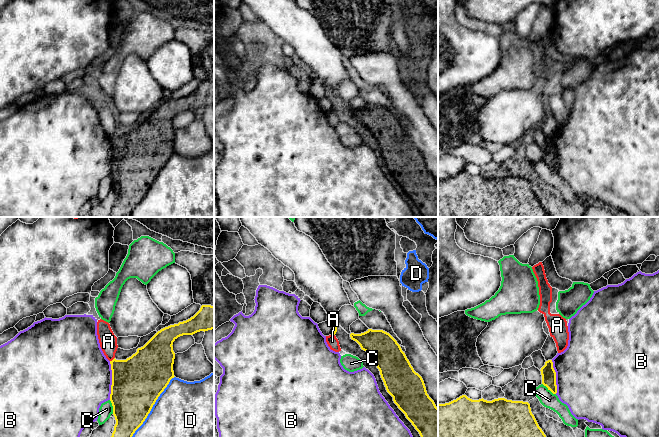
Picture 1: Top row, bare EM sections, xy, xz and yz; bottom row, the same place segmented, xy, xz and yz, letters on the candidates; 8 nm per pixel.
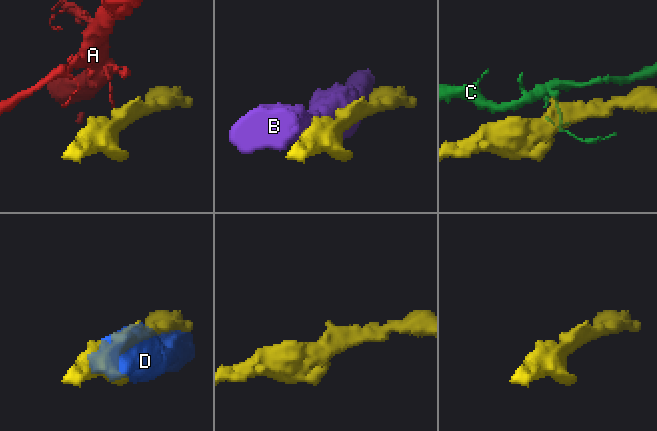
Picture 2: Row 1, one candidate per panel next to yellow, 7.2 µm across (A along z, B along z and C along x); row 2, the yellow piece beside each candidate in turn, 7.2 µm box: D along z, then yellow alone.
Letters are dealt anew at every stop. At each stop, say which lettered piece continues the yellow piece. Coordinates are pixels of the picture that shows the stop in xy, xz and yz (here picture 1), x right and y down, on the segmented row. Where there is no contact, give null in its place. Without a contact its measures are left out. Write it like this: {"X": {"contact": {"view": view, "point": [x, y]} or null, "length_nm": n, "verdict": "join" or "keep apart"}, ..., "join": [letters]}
{"A": {"contact": {"view": "xy", "point": [113, 359]}, "length_nm": 50, "verdict": "keep apart"}, "B": {"contact": {"view": "xy", "point": [112, 380]}, "length_nm": 320, "verdict": "keep apart"}, "C": {"contact": {"view": "yz", "point": [549, 389]}, "length_nm": 140, "verdict": "keep apart"}, "D": {"contact": {"view": "xy", "point": [152, 406]}, "length_nm": 600, "verdict": "keep apart"}, "join": []}

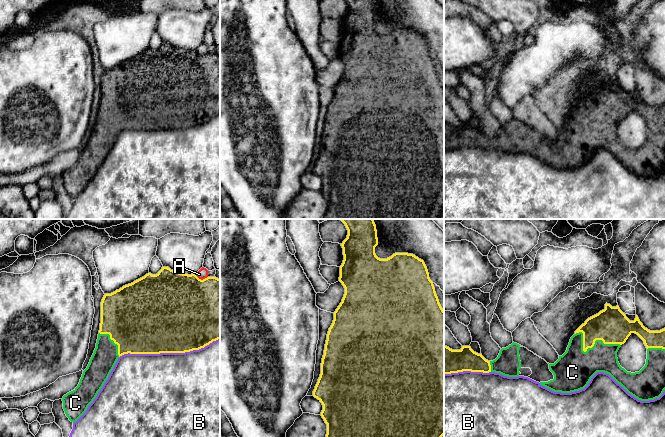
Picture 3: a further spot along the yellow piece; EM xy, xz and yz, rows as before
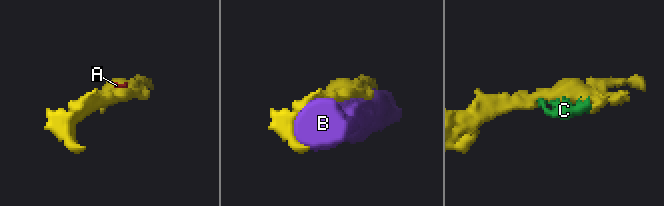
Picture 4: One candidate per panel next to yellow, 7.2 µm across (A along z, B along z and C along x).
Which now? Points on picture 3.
{"A": {"contact": {"view": "xy", "point": [200, 279]}, "length_nm": 110, "verdict": "keep apart"}, "B": {"contact": {"view": "xy", "point": [169, 352]}, "length_nm": 800, "verdict": "keep apart"}, "C": {"contact": {"view": "yz", "point": [591, 347]}, "length_nm": 380, "verdict": "join"}, "join": ["C"]}

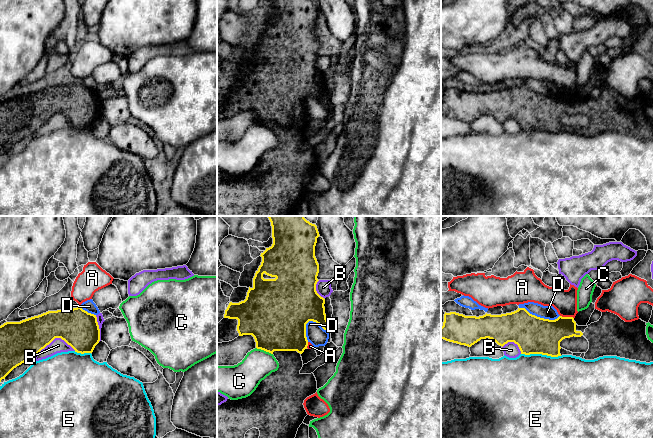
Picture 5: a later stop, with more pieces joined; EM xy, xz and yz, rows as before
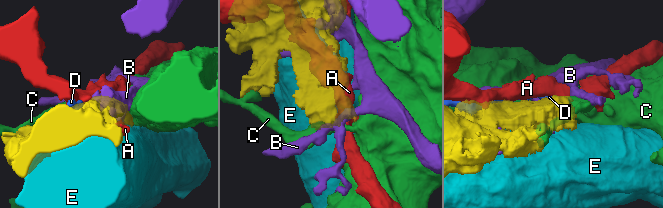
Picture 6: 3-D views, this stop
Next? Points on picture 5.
{"A": {"contact": {"view": "yz", "point": [567, 317]}, "length_nm": 110, "verdict": "keep apart"}, "B": {"contact": {"view": "xy", "point": [54, 338]}, "length_nm": 340, "verdict": "keep apart"}, "C": {"contact": {"view": "xz", "point": [264, 350]}, "length_nm": 150, "verdict": "keep apart"}, "D": {"contact": {"view": "yz", "point": [539, 317]}, "length_nm": 340, "verdict": "keep apart"}, "E": {"contact": {"view": "yz", "point": [541, 353]}, "length_nm": 320, "verdict": "keep apart"}, "join": []}

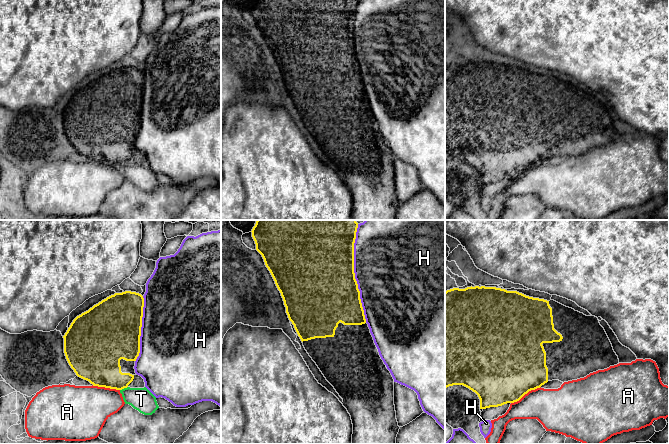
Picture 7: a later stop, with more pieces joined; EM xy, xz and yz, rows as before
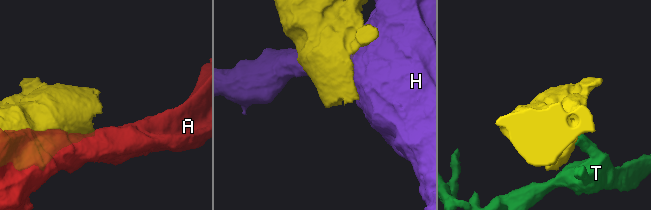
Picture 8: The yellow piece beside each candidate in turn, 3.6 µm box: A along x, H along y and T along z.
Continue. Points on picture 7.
{"A": {"contact": {"view": "yz", "point": [525, 393]}, "length_nm": 280, "verdict": "keep apart"}, "H": {"contact": {"view": "xz", "point": [354, 273]}, "length_nm": 800, "verdict": "keep apart"}, "T": {"contact": {"view": "xy", "point": [123, 388]}, "length_nm": 70, "verdict": "keep apart"}, "join": []}

